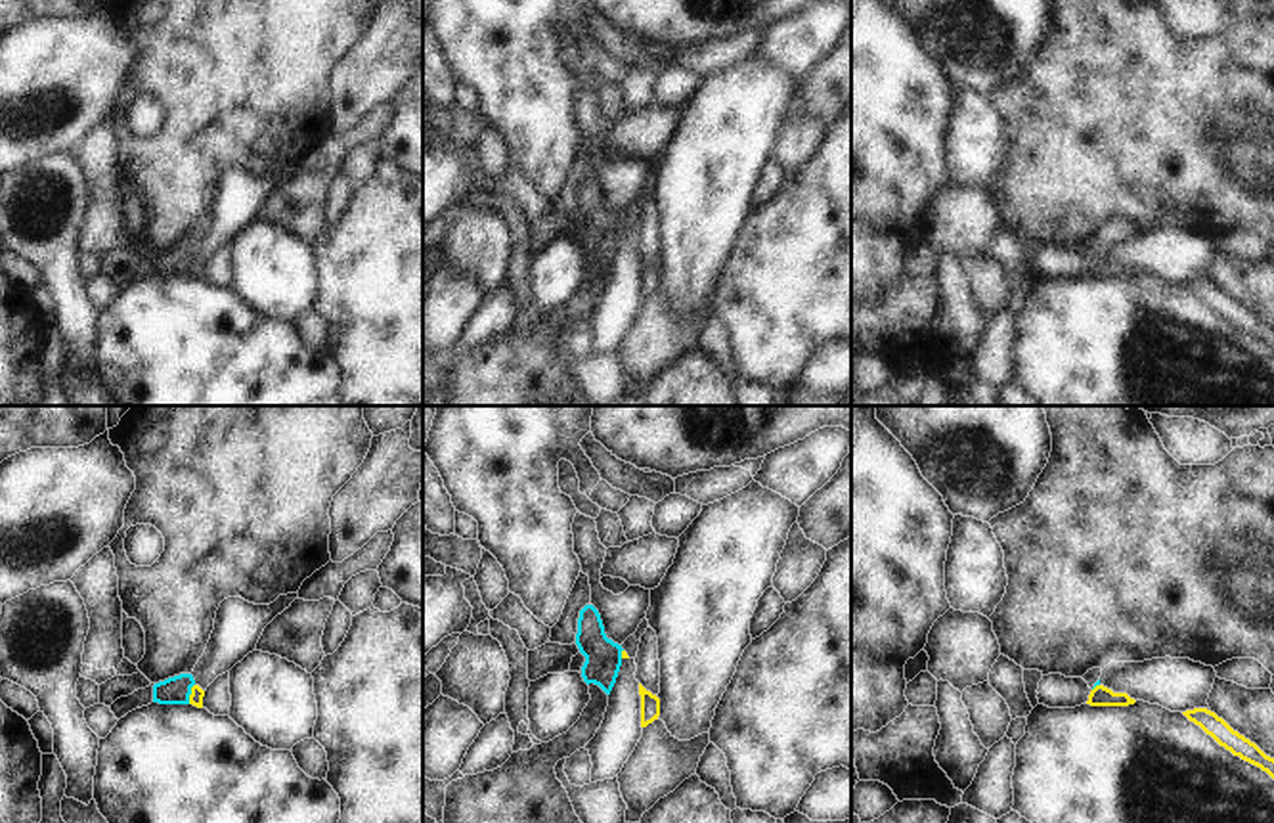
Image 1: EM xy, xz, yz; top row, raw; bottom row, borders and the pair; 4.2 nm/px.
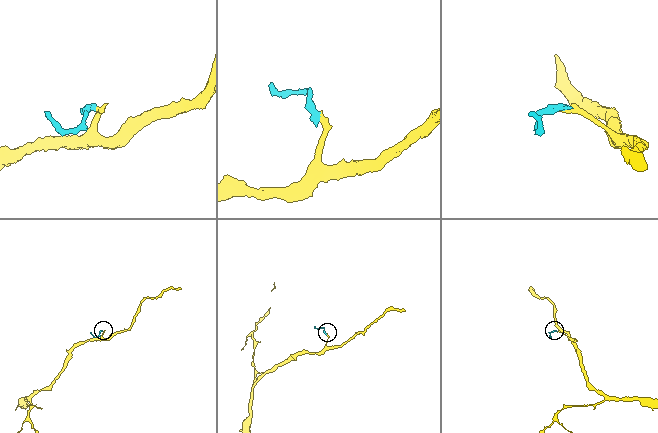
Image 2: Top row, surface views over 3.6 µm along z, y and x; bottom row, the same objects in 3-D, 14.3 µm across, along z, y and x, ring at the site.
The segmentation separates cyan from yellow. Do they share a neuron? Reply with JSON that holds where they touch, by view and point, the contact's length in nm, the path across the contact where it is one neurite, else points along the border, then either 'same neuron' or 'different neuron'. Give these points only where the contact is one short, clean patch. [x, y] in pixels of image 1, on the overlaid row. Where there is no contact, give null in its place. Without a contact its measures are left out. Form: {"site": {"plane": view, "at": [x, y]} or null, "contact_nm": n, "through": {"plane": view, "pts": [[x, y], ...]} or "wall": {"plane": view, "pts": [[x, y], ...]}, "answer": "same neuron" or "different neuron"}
{"site": {"plane": "xy", "at": [190, 693]}, "contact_nm": 90, "wall": {"plane": "xy", "pts": [[194, 684], [188, 703]]}, "answer": "different neuron"}

